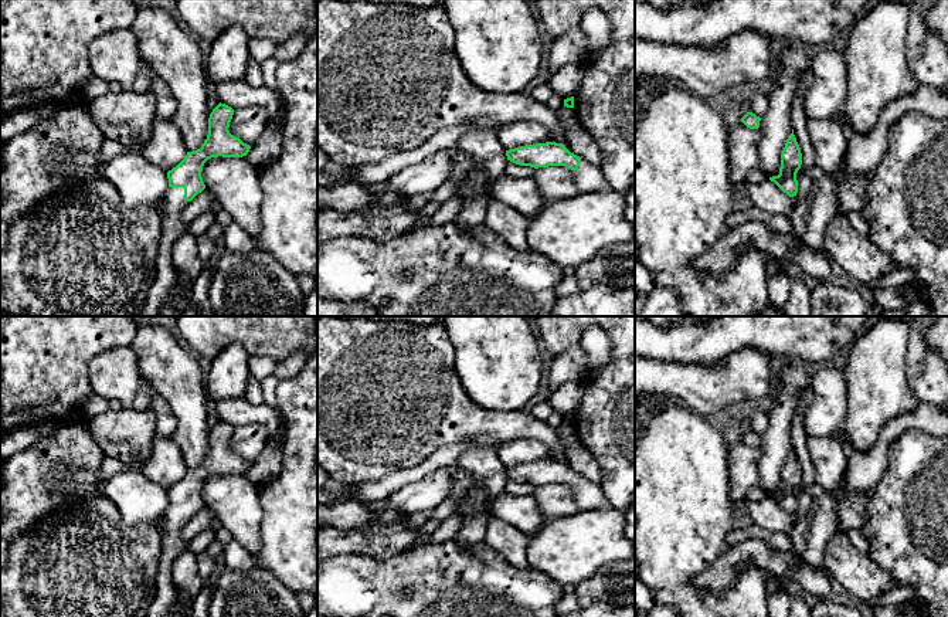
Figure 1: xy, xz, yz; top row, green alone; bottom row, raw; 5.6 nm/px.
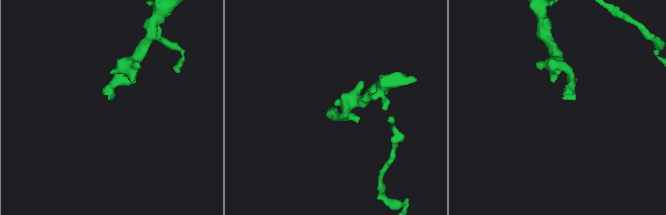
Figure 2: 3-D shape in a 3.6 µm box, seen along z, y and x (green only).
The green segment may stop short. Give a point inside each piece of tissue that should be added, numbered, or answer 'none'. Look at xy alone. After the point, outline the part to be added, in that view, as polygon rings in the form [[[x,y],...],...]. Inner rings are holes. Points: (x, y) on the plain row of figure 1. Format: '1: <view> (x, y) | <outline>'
1: xy (173, 543) | [[[169,505],[162,532],[162,555],[157,573],[157,591],[146,617],[163,617],[176,603],[176,587],[171,580],[171,566],[186,549],[183,528],[190,519],[184,518],[183,505]]]

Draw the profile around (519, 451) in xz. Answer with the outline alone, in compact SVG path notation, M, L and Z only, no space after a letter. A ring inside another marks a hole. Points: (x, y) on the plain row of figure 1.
M513 440L503 444L497 447L497 457L504 468L526 462L553 460L550 448L536 440Z

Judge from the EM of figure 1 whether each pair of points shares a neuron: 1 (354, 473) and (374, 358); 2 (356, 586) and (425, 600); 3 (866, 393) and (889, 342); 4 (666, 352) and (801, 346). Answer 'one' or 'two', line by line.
1: one
2: one
3: one
4: one

